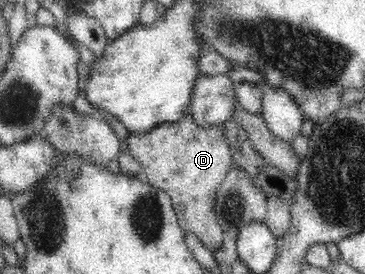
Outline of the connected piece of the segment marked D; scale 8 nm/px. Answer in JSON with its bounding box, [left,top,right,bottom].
[126,114,234,254]

